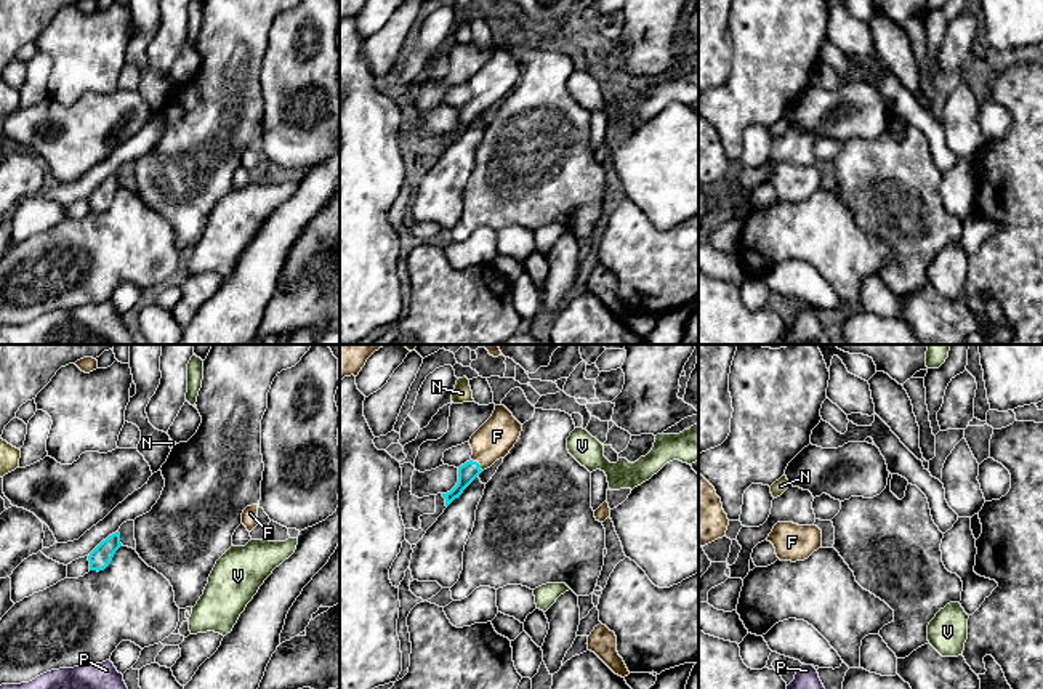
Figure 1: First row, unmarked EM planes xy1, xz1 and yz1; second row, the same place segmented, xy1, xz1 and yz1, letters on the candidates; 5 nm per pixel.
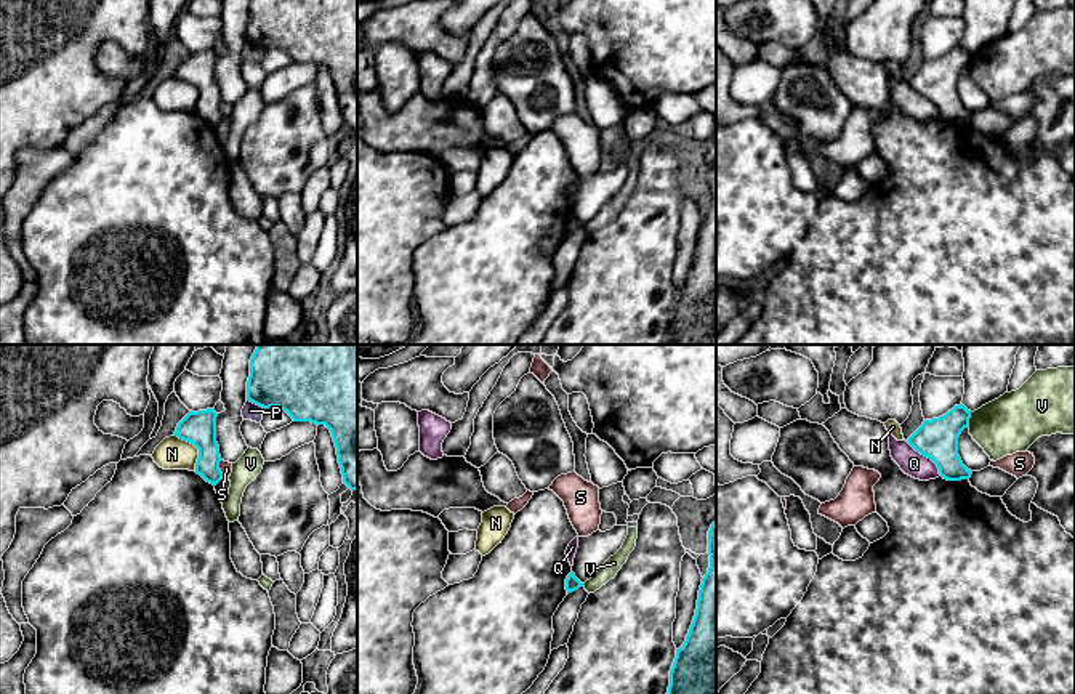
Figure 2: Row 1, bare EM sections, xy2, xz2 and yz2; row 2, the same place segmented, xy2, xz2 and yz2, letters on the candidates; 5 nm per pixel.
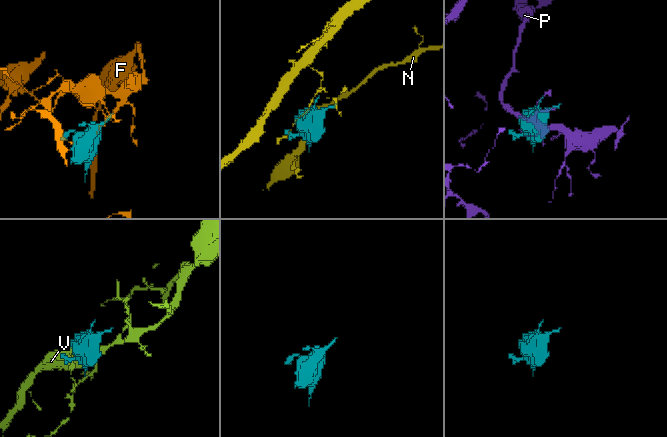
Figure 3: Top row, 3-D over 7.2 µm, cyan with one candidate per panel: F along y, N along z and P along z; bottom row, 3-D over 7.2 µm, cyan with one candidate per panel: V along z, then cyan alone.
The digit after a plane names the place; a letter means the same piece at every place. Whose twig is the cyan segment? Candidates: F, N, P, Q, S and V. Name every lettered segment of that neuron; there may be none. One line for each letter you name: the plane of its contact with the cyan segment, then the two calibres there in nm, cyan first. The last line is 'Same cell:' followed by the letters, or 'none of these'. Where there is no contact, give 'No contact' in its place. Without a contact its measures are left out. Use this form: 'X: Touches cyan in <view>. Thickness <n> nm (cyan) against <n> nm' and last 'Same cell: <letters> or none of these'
F: Touches cyan in xz1. Thickness 100 nm (cyan) against 190 nm
Same cell: F

